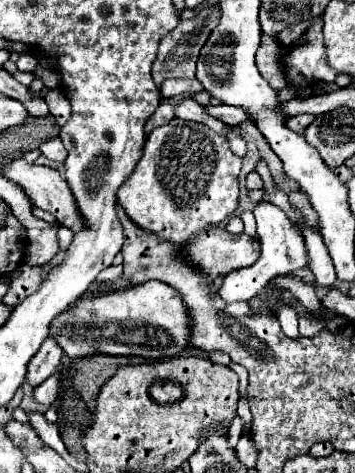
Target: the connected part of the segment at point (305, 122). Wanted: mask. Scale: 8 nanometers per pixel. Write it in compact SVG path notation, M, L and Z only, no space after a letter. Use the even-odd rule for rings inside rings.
M301 114L301 116L293 116L293 118L287 118L287 124L285 126L289 126L293 132L297 132L297 134L303 134L305 132L305 128L311 124L315 120L315 116L313 114Z

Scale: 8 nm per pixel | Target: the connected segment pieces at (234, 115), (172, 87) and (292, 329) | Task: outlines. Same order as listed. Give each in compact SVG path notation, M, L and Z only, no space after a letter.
M219 104L219 106L209 106L205 108L207 114L223 120L225 124L231 124L231 126L239 126L243 122L251 122L251 118L245 114L245 110L239 110L239 106L225 106L225 104Z
M171 78L171 80L165 80L163 86L161 86L161 96L163 98L171 98L171 96L177 96L177 94L183 94L183 92L195 92L197 90L197 80L189 80L189 78Z
M285 308L285 310L277 310L279 312L279 322L281 322L281 328L283 328L283 332L289 336L289 338L299 338L299 330L297 330L297 312L295 310L289 310L289 308Z

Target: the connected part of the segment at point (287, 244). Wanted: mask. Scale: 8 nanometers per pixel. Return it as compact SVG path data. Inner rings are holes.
M263 200L253 208L255 220L257 220L257 234L261 238L261 258L249 266L249 268L241 268L241 270L233 270L225 276L225 282L221 286L221 298L225 302L247 302L253 296L261 296L265 284L269 282L269 278L277 276L277 274L289 274L301 266L307 264L307 252L305 252L305 242L303 238L293 230L291 220L287 218L287 214L277 208L275 204Z

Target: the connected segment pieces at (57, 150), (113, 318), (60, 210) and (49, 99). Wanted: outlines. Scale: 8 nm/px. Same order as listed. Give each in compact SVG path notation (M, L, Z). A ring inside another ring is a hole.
M49 138L45 144L41 144L41 154L55 162L63 162L67 158L67 150L59 138Z
M157 280L135 284L125 290L103 290L103 284L95 282L91 292L85 292L73 306L53 318L49 330L49 336L73 360L93 354L159 360L173 358L189 346L189 318L185 304L177 290Z
M19 158L19 160L11 162L5 172L13 172L13 180L23 186L23 190L29 196L33 206L51 212L61 226L70 228L74 233L83 229L83 218L81 214L77 214L77 202L73 202L73 192L69 190L69 184L61 178L61 174L55 168L27 164L23 158Z
M61 88L49 90L45 100L49 106L50 114L53 115L57 124L63 127L71 117L71 105ZM60 92L60 93L57 93Z

